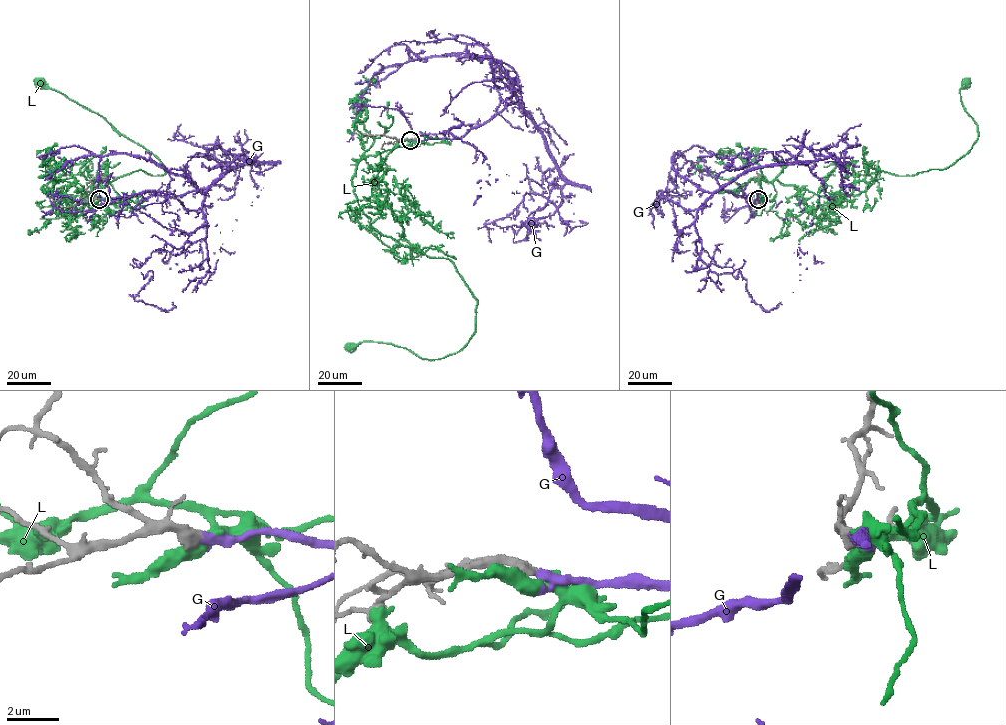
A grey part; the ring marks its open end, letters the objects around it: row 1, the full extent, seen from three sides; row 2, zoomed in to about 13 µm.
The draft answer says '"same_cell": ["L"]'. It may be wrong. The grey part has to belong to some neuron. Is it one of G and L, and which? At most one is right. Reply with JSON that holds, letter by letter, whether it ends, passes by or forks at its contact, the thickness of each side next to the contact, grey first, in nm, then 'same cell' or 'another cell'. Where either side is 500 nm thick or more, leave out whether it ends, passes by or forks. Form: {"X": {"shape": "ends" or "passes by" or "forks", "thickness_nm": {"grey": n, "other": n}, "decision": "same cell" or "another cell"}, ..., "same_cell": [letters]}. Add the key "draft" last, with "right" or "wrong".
{"G": {"shape": "passes by", "thickness_nm": {"grey": 480, "other": 240}, "decision": "same cell"}, "L": {"thickness_nm": {"grey": 480, "other": 500}, "decision": "another cell"}, "same_cell": ["G"], "draft": "wrong"}

